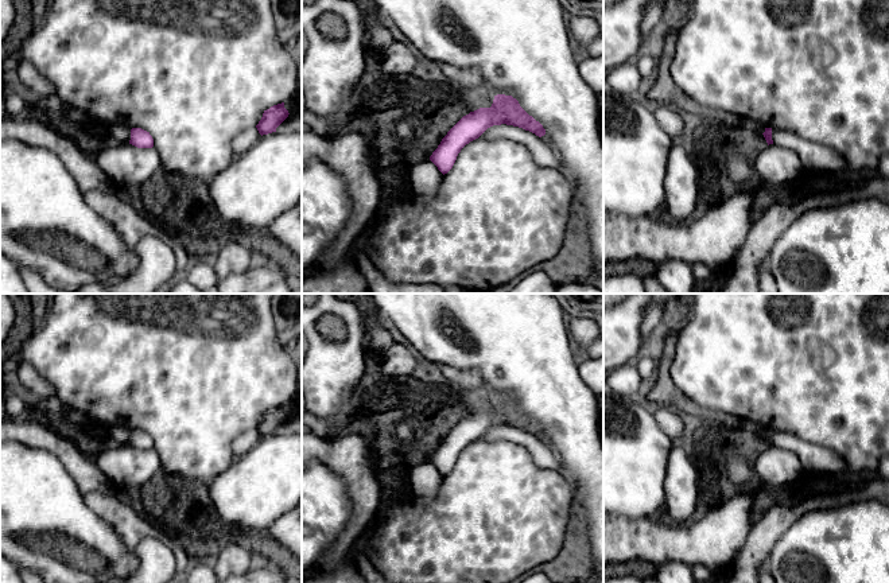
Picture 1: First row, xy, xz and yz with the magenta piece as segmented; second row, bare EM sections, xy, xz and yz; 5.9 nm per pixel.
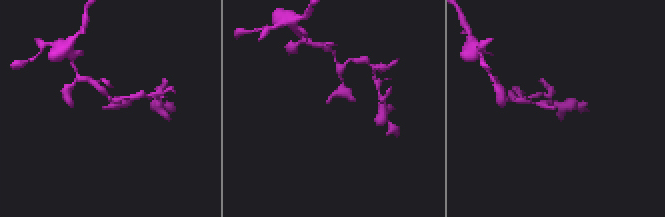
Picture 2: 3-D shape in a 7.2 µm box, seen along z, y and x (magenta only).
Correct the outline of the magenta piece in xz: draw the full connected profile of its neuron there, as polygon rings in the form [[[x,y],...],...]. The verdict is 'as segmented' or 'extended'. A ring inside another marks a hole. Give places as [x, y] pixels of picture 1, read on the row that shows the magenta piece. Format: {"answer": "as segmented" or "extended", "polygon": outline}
{"answer": "as segmented", "polygon": [[[497,94],[490,108],[480,108],[463,116],[442,139],[430,160],[443,175],[447,174],[466,144],[478,139],[488,128],[501,124],[523,128],[539,137],[546,135],[543,125],[529,116],[516,98]]]}

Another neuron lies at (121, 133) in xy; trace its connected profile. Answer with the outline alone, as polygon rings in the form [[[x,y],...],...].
[[[113,124],[108,129],[108,135],[120,144],[129,144],[131,129],[125,125]]]

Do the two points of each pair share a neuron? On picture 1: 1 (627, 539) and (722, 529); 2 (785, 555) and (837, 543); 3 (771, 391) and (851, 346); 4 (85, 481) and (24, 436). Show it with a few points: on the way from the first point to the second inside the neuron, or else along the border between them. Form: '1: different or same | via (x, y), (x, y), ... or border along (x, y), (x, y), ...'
1: same | via (651, 539), (698, 539)
2: same | via (798, 555), (825, 555)
3: same | via (791, 370), (815, 346), (831, 346)
4: same | via (76, 463), (55, 443), (42, 436)

